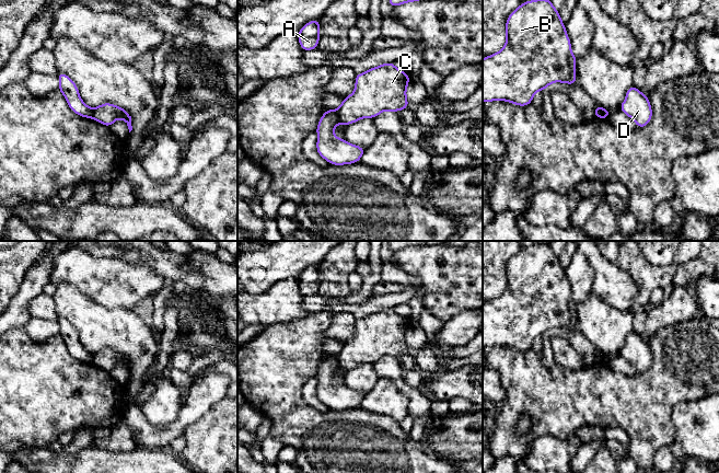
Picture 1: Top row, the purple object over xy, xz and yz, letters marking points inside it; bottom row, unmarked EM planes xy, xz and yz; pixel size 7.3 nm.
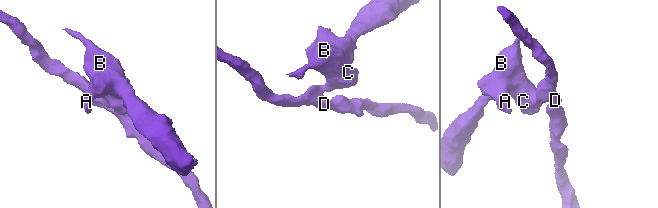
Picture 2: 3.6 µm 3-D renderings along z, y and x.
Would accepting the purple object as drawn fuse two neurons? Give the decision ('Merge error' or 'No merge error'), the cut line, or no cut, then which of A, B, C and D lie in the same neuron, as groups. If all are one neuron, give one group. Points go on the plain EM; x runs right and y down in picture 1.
Merge error. Split along xz (336, 356), (339, 367). Groups: A B C / D

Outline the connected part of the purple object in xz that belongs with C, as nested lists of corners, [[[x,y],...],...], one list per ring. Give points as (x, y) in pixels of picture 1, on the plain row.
[[[391,308],[357,319],[353,338],[337,355],[339,368],[351,370],[360,364],[374,364],[384,356],[409,353],[406,343],[409,321]]]

